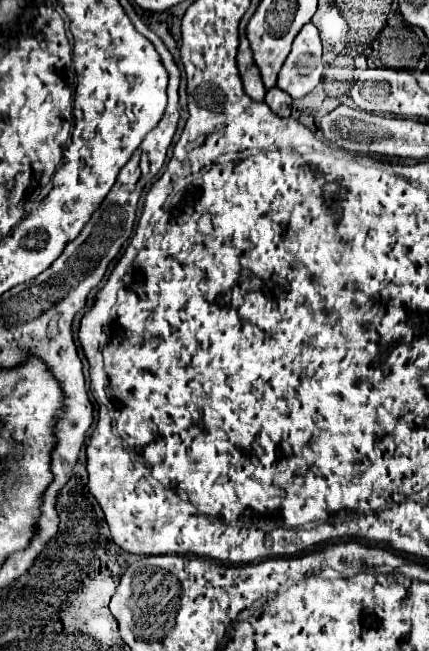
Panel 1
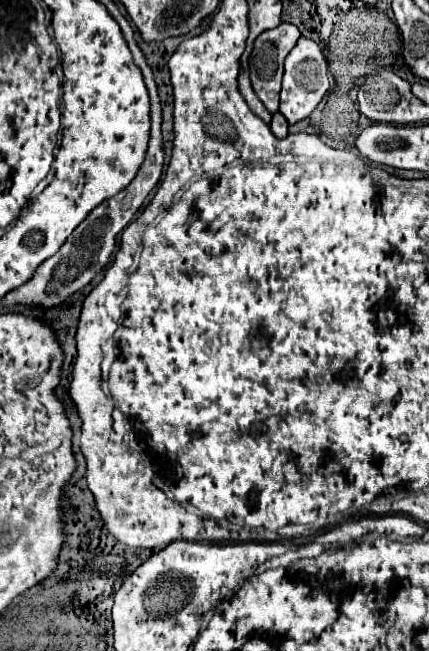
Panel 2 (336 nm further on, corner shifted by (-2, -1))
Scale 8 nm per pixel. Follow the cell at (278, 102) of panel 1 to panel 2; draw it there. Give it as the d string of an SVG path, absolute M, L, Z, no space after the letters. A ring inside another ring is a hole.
M280 112L272 114L270 128L272 128L272 132L274 132L276 138L286 138L288 136L288 122L286 122L286 118Z

